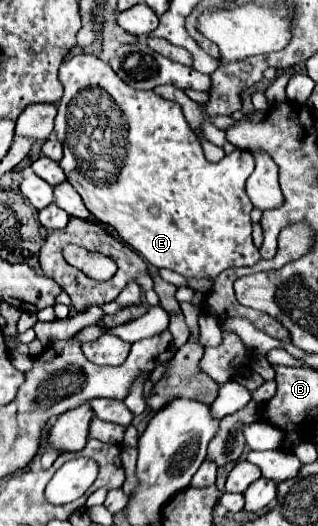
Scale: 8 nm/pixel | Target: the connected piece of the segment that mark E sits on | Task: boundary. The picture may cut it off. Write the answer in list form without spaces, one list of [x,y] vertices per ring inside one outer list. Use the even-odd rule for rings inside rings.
[[[82,53],[64,61],[60,67],[60,81],[64,85],[64,95],[54,125],[54,133],[64,145],[60,167],[74,189],[80,191],[86,209],[100,223],[114,227],[120,239],[136,249],[150,265],[158,269],[166,267],[186,279],[216,277],[228,267],[252,266],[261,259],[259,250],[252,243],[252,203],[244,191],[246,179],[254,171],[254,155],[250,151],[234,149],[218,163],[206,161],[202,147],[176,101],[162,99],[154,91],[138,91],[126,85],[112,67],[96,55]],[[150,207],[156,207],[158,211],[150,213]]]

